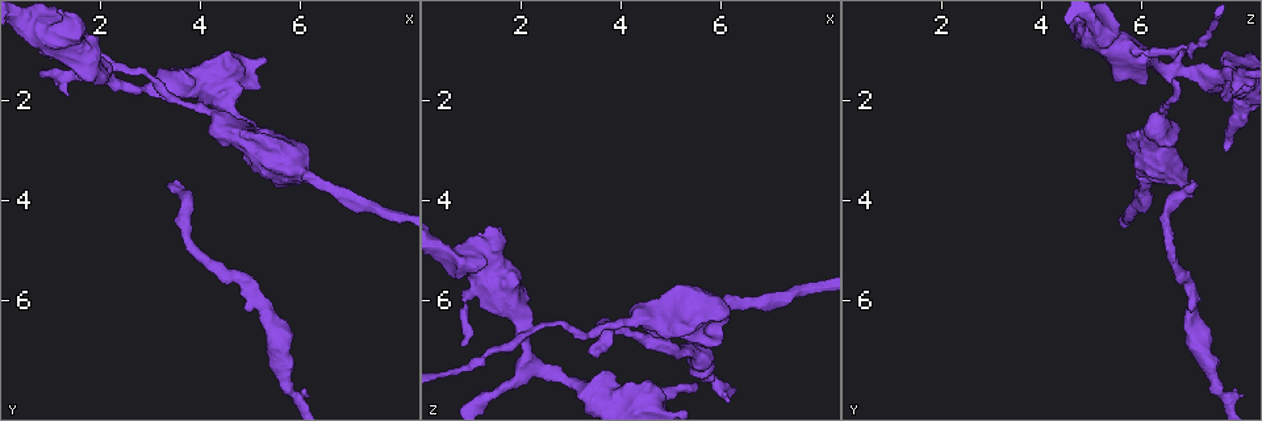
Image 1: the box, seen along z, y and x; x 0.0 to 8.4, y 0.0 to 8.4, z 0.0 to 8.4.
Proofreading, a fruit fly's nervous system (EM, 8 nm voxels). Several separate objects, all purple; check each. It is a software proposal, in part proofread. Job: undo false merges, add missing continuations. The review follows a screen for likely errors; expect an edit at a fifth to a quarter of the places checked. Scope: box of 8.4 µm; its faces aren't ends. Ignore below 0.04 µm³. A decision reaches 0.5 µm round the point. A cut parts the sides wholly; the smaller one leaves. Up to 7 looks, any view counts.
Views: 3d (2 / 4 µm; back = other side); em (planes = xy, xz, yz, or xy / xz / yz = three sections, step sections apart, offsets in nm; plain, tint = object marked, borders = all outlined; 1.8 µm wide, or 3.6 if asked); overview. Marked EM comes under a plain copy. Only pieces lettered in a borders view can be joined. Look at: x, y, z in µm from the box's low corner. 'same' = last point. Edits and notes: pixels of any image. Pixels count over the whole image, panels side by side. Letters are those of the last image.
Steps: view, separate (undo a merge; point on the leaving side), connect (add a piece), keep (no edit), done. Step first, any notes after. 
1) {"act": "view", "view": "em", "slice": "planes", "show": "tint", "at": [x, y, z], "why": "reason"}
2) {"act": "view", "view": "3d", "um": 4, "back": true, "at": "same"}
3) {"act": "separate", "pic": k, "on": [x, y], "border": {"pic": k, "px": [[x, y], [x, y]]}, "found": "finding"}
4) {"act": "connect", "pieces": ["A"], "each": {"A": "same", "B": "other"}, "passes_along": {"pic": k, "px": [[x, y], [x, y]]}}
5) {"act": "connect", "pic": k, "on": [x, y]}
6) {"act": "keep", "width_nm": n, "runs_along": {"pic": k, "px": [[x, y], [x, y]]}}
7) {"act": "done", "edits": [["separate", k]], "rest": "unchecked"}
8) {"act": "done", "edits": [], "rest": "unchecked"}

{"act": "view", "view": "em", "um": 3.6, "slice": "xy", "step": 16, "show": "tint", "at": [2.15, 1.40, 6.60], "why": "four-way junction"}

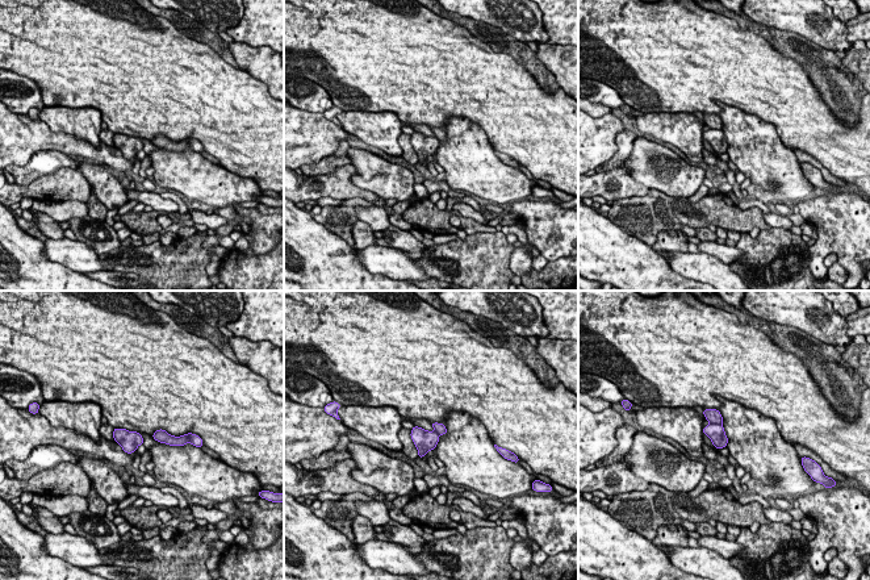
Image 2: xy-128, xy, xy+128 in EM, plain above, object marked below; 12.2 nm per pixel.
{"act": "view", "view": "em", "um": 3.6, "slice": "planes", "show": "tint", "at": "same"}

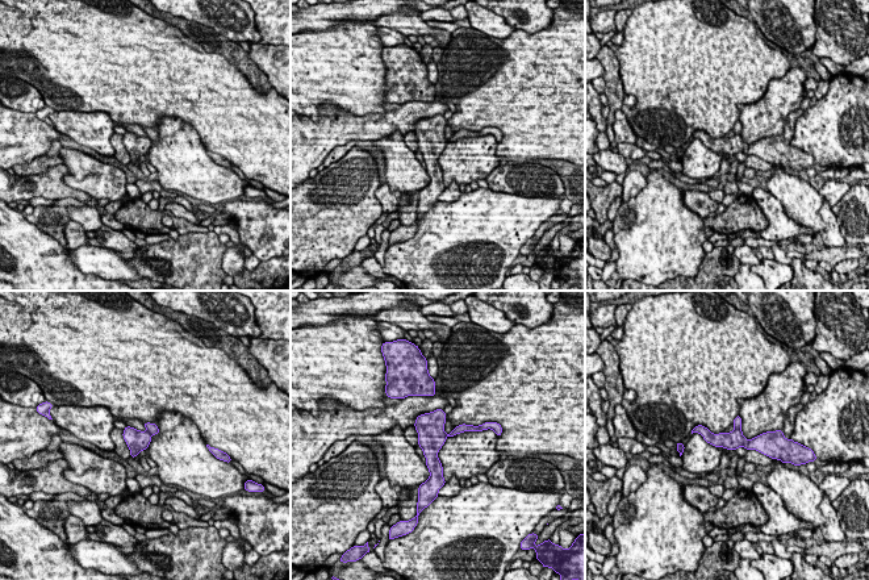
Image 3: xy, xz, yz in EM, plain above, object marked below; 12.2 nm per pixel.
{"act": "view", "view": "em", "um": 3.6, "slice": "planes", "show": "borders", "at": "same"}

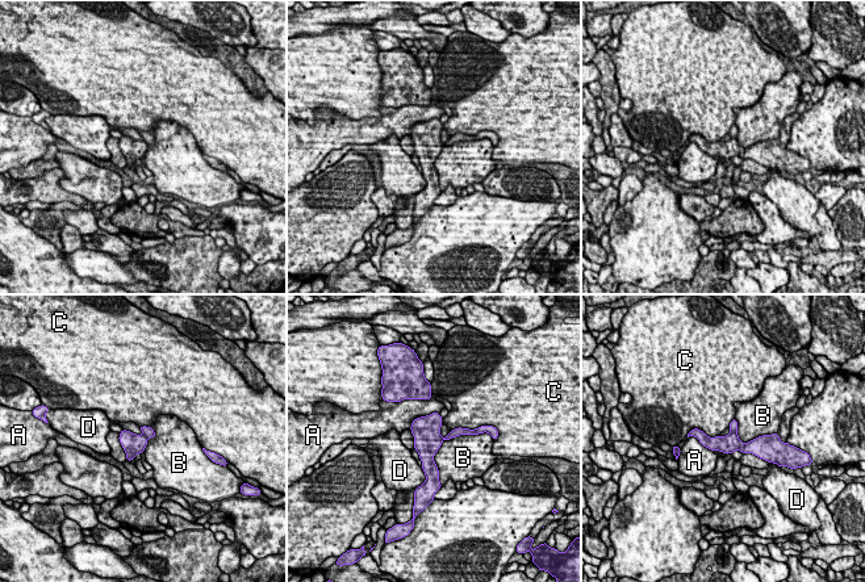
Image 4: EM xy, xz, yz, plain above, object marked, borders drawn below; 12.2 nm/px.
{"act": "separate", "pic": 4, "on": [732, 427], "each": {"A": "other", "B": "other", "C": "other", "D": "other"}, "found": "a second neuron is stuck on"}

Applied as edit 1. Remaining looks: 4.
{"act": "view", "view": "em", "slice": "planes", "show": "borders", "at": [3.50, 3.55, 7.00], "why": "end of a long branch"}

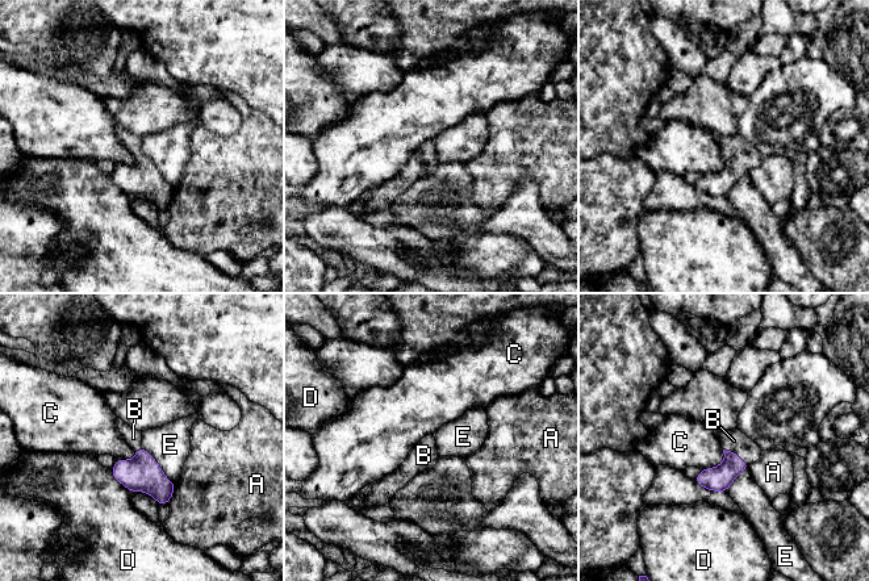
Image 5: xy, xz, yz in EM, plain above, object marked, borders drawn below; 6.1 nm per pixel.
{"act": "connect", "pieces": ["B"], "each": {"A": "other", "B": "same", "C": "other", "D": "other", "E": "other"}, "passes_along": {"pic": 5, "px": [[718, 479], [736, 454], [734, 441]]}, "found": "the neuron continues"}

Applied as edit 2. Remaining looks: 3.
{"act": "view", "view": "em", "slice": "xy", "step": 4, "show": "tint", "at": [5.55, 3.00, 7.65]}

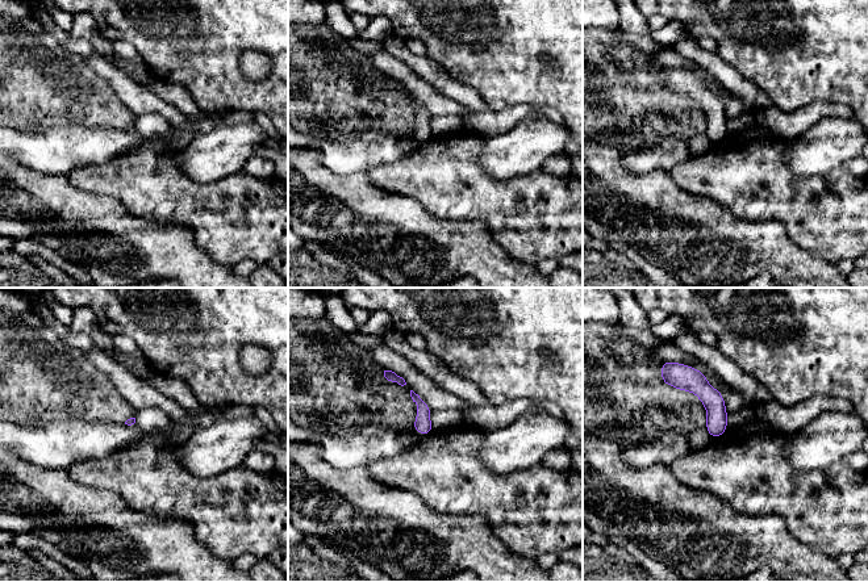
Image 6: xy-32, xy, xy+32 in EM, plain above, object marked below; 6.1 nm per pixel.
{"act": "view", "view": "em", "slice": "planes", "show": "borders", "at": "same"}

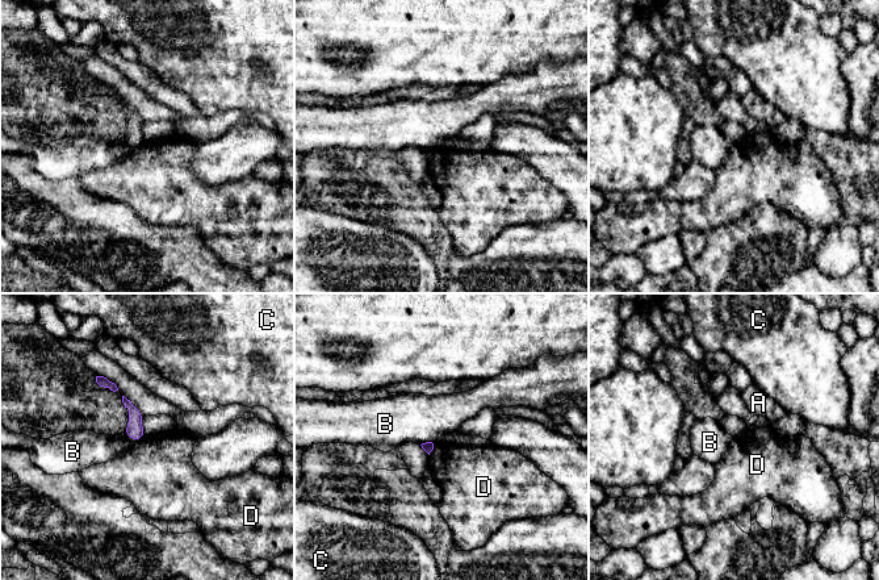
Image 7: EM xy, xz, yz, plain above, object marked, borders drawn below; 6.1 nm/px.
{"act": "keep", "longest_contact_nm": ["B", 120], "each": {"A": "other", "B": "other", "C": "other", "D": "other"}, "found": "none of them fits"}

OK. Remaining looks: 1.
{"act": "done", "edits": [["separate", 4], ["connect", 5]], "rest": "unchecked"}

